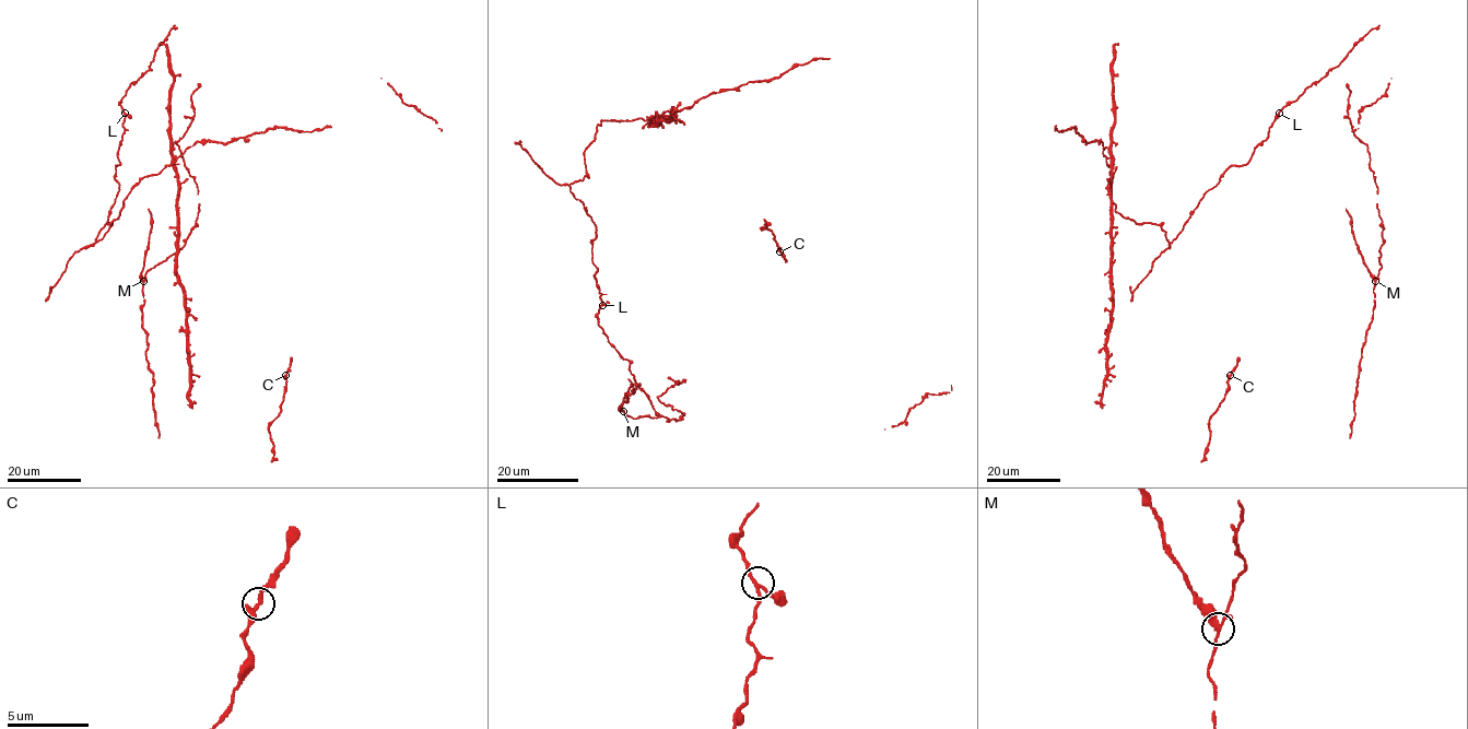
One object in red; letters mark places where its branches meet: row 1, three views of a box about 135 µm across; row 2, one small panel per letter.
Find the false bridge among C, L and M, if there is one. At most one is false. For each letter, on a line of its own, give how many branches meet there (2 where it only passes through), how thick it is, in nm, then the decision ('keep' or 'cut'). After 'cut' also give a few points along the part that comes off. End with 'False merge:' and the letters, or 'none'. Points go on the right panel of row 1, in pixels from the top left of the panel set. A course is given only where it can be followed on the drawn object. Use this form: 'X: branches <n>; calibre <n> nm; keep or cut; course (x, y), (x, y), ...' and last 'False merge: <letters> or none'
C: branches 3; calibre 200 nm; keep
L: branches 3; calibre 180 nm; keep
M: branches 3; calibre 200 nm; cut; course (1375, 281), (1363, 261), (1353, 237), (1352, 219), (1346, 209)
False merge: M

